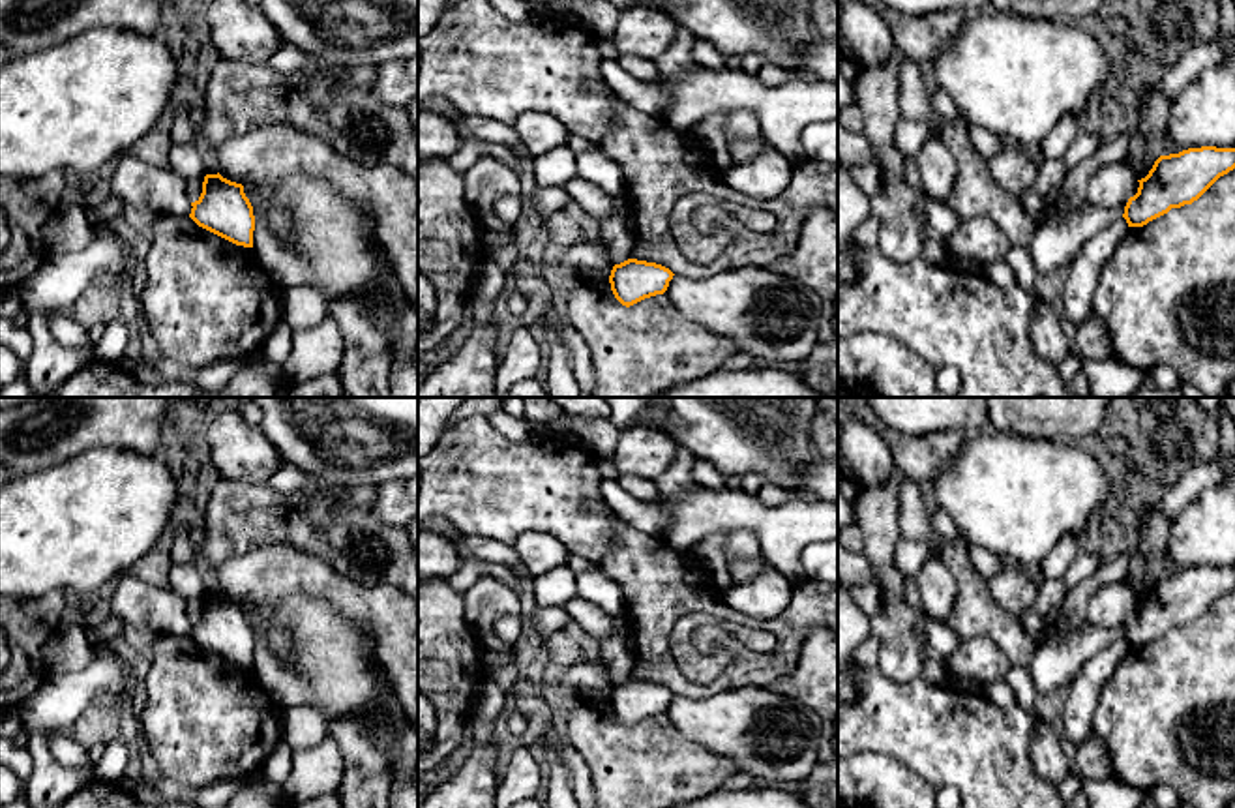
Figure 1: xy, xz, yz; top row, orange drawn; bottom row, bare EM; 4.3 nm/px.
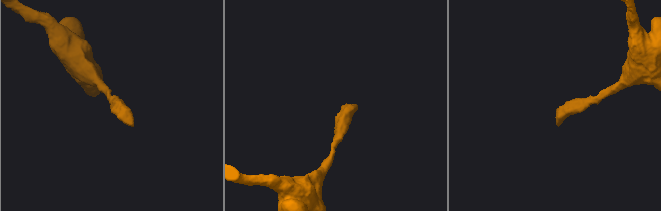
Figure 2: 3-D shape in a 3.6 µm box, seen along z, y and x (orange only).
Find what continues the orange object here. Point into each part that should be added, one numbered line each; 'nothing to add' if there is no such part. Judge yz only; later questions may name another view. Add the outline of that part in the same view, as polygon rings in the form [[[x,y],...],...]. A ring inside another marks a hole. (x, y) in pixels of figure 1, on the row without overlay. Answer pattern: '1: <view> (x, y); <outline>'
nothing to add

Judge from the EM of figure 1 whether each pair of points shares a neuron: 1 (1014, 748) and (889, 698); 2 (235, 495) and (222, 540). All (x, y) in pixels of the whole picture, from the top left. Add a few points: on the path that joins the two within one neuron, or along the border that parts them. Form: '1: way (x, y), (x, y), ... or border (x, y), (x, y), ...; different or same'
1: way (982, 748), (921, 724); same
2: way (225, 507), (223, 529); same

